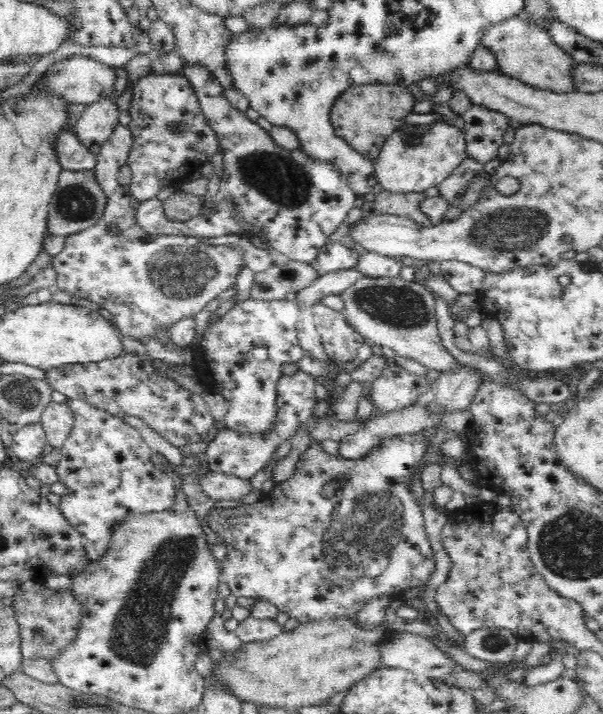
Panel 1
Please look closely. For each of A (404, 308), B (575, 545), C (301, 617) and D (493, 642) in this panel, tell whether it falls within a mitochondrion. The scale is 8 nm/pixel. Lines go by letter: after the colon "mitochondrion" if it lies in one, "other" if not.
A: mitochondrion
B: mitochondrion
C: other
D: mitochondrion

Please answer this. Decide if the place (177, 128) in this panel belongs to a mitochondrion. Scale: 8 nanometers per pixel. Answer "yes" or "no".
yes

